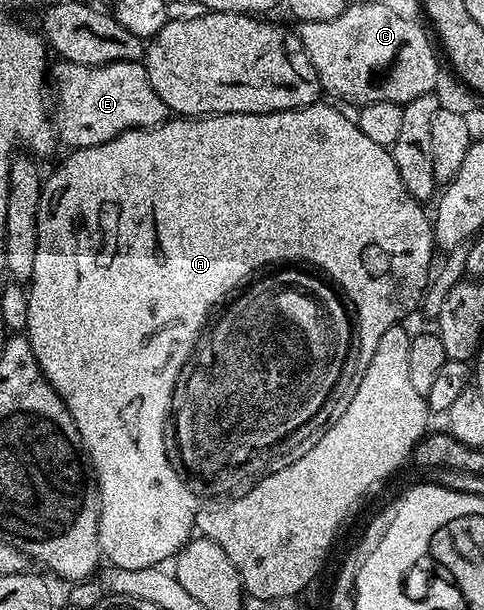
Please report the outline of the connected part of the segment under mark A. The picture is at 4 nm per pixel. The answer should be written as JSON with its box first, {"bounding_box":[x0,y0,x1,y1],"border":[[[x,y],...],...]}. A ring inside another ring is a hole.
{"bounding_box":[24,101,436,569],"border":[[[319,101],[307,107],[298,107],[295,111],[273,111],[263,115],[208,115],[205,117],[170,117],[166,122],[158,127],[140,127],[136,131],[125,131],[120,133],[112,141],[104,141],[104,145],[95,147],[80,147],[69,152],[70,156],[55,169],[51,175],[45,176],[42,185],[42,196],[40,197],[40,209],[38,210],[38,248],[36,249],[36,265],[32,269],[32,277],[28,284],[30,296],[26,299],[26,328],[24,334],[32,345],[32,353],[44,373],[44,377],[56,389],[56,393],[64,401],[68,413],[72,413],[72,421],[76,421],[76,429],[82,438],[82,445],[85,454],[88,456],[89,466],[98,484],[98,546],[107,564],[119,567],[120,569],[144,569],[145,567],[156,567],[173,560],[178,552],[190,542],[195,534],[194,518],[200,506],[200,500],[194,496],[194,491],[189,487],[191,484],[180,474],[179,468],[173,462],[166,463],[166,439],[168,443],[168,409],[174,405],[174,380],[180,373],[182,364],[194,346],[198,344],[200,329],[206,324],[206,312],[210,311],[210,302],[214,299],[223,299],[230,291],[231,287],[238,286],[239,282],[246,279],[256,269],[260,269],[263,263],[280,261],[281,259],[303,259],[312,265],[320,265],[330,276],[335,284],[340,288],[341,294],[352,304],[353,314],[356,316],[356,355],[358,351],[359,372],[368,369],[372,361],[372,353],[376,353],[376,344],[380,342],[382,334],[393,327],[401,324],[403,317],[408,313],[419,310],[422,296],[426,294],[427,286],[432,278],[432,266],[430,262],[434,259],[436,244],[434,242],[434,224],[428,211],[425,211],[423,204],[404,189],[404,181],[400,181],[400,172],[396,170],[396,161],[393,154],[387,148],[376,145],[364,133],[360,133],[357,122],[350,119],[342,111],[337,111],[334,107],[329,107],[325,101]]]}

